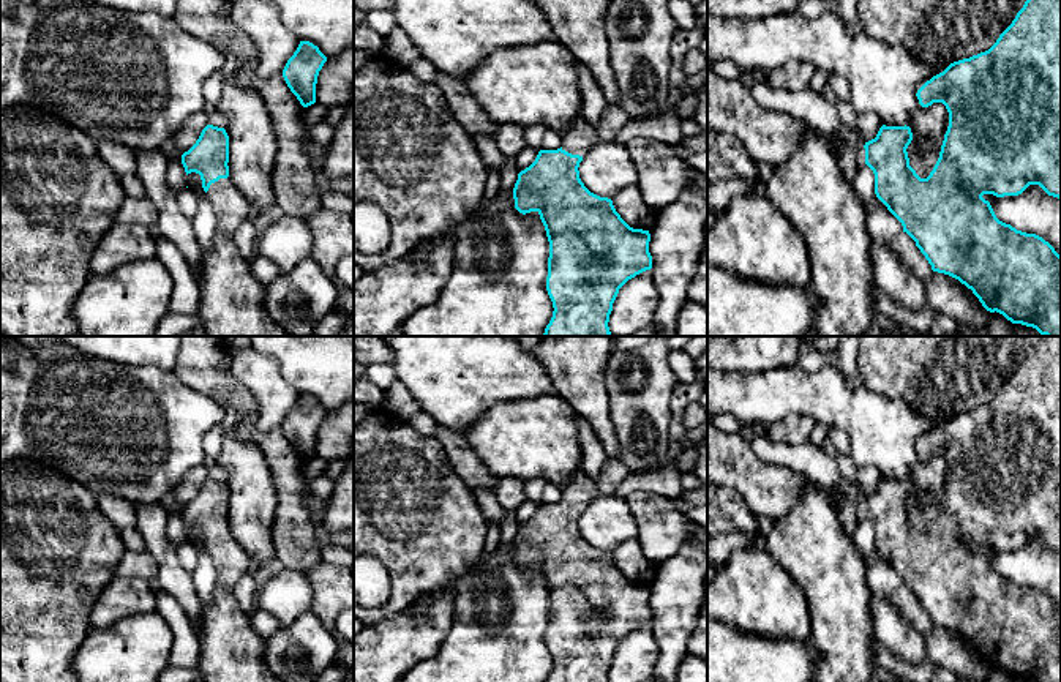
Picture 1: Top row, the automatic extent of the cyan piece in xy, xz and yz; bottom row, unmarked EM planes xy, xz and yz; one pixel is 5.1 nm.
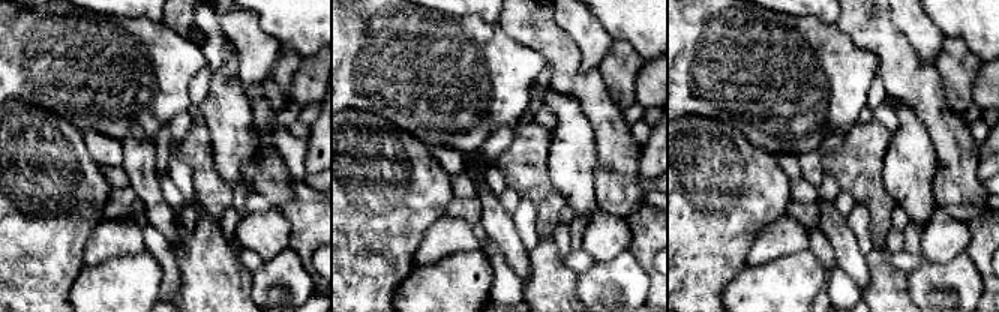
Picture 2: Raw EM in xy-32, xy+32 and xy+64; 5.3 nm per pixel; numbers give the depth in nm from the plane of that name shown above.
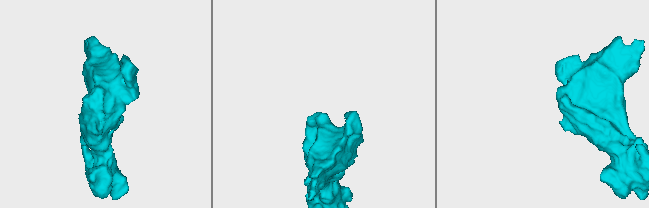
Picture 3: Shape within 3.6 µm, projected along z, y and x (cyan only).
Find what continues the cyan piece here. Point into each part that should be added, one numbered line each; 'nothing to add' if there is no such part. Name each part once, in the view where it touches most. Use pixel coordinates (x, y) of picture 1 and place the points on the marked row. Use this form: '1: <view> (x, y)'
1: xy (231, 207)

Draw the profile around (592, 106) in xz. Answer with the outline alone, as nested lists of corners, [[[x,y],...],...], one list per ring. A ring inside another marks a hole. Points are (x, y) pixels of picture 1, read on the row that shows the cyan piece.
[[[573,58],[573,66],[578,71],[579,90],[583,93],[581,115],[594,126],[603,122],[602,114],[606,106],[602,88],[592,77],[587,66]]]

